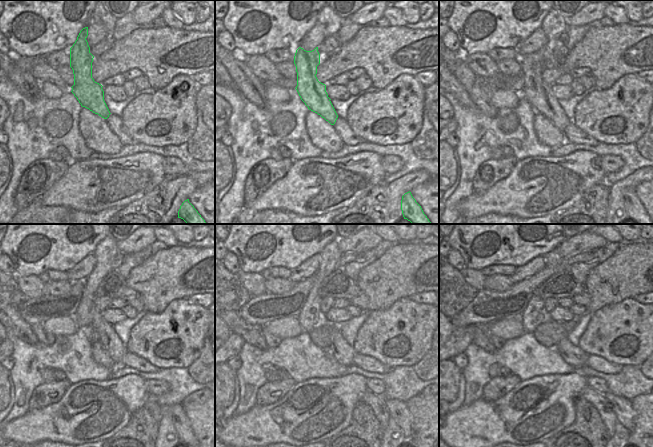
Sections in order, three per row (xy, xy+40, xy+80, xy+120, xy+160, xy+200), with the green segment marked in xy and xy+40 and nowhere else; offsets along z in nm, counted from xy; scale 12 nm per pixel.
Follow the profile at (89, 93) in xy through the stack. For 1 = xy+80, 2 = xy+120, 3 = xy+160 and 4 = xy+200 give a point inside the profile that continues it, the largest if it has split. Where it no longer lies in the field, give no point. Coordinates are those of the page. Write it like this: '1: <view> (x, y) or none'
1: xy+80 (538, 93)
2: xy+120 (109, 339)
3: xy+160 (342, 351)
4: xy+200 (573, 355)

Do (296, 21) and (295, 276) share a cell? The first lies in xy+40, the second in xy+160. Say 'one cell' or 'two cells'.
two cells

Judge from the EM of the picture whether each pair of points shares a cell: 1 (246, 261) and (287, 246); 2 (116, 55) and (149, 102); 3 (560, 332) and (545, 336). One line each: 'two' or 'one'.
1: one
2: two
3: one

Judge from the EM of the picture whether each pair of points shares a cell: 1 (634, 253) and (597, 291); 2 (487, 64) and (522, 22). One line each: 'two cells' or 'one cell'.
1: one cell
2: two cells

